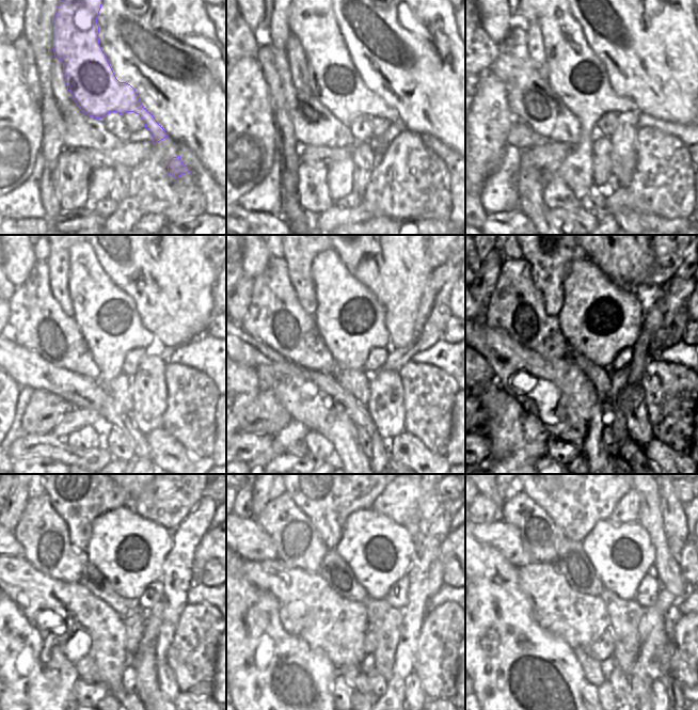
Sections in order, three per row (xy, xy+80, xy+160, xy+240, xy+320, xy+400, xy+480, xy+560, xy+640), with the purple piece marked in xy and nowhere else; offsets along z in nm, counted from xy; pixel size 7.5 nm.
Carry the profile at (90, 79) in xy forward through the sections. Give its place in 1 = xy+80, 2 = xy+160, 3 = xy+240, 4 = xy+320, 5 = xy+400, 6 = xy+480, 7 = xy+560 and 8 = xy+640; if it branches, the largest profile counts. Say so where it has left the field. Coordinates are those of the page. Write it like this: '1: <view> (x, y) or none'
1: xy+80 (333, 79)
2: xy+160 (575, 74)
3: xy+240 (108, 319)
4: xy+320 (350, 320)
5: xy+400 (598, 318)
6: xy+480 (129, 550)
7: xy+560 (379, 551)
8: xy+640 (621, 554)

